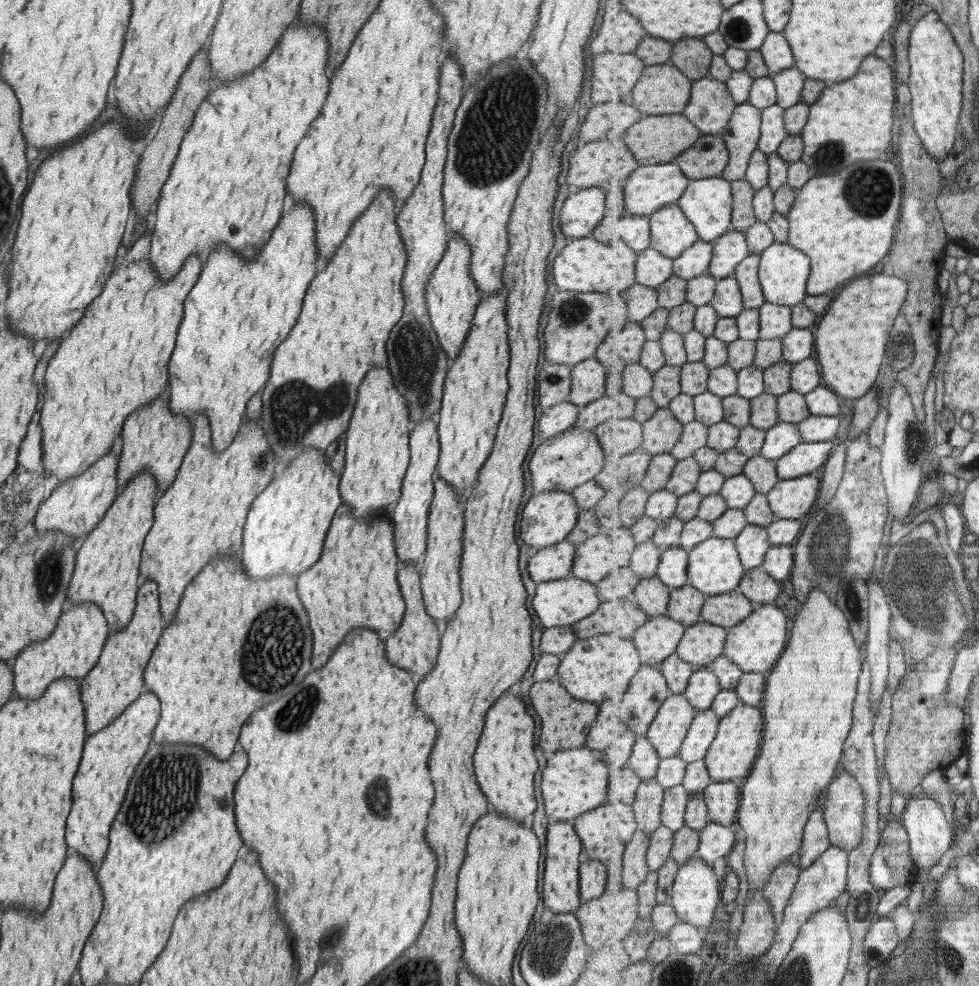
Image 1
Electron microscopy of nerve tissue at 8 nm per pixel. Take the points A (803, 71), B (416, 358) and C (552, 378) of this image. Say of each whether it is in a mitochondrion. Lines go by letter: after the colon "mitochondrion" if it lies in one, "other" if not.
A: other
B: mitochondrion
C: mitochondrion

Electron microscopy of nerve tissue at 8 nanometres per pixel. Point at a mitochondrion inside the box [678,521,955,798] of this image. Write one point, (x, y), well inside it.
(849, 592)

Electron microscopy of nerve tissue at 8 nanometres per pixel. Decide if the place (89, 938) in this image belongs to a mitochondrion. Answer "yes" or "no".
no

